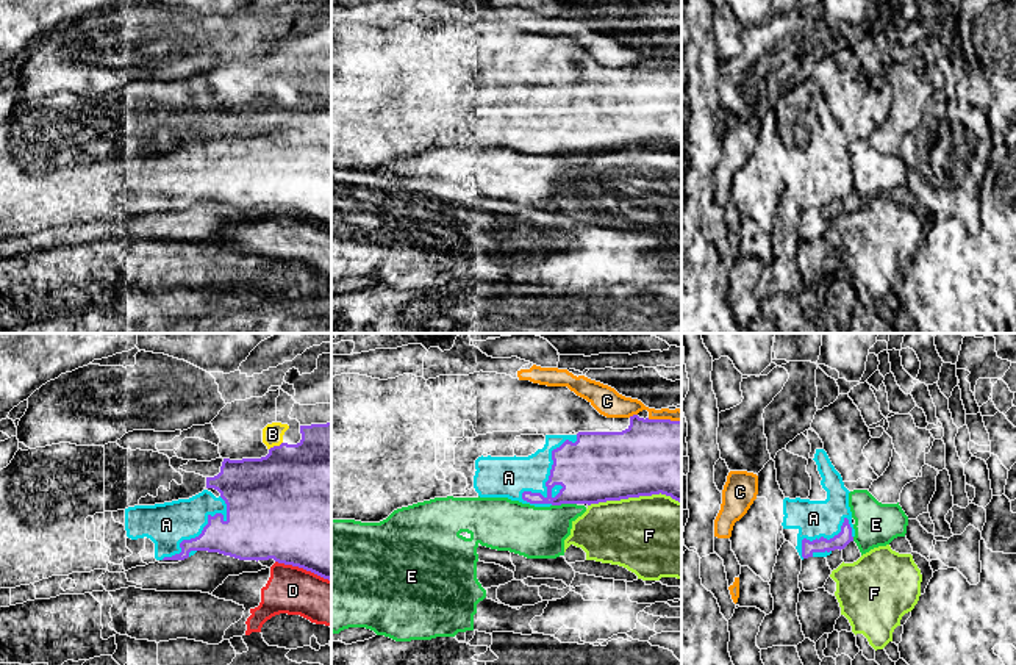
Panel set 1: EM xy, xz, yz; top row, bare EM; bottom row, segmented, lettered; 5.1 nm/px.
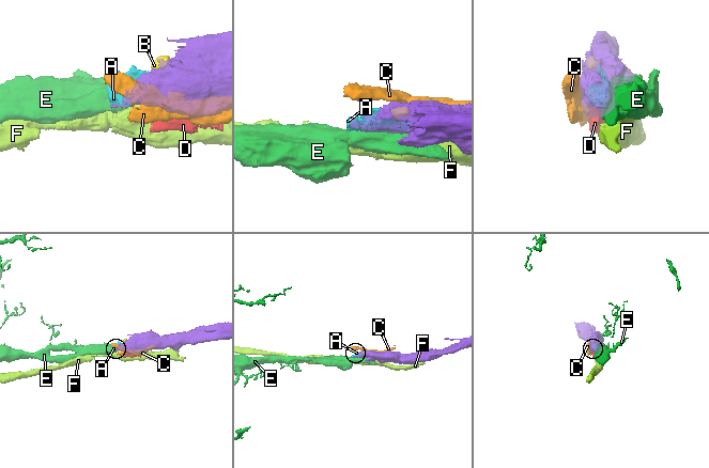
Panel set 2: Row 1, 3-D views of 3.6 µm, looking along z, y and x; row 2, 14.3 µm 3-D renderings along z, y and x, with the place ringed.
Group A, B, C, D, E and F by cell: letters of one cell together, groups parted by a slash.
A B / C / D / E / F

